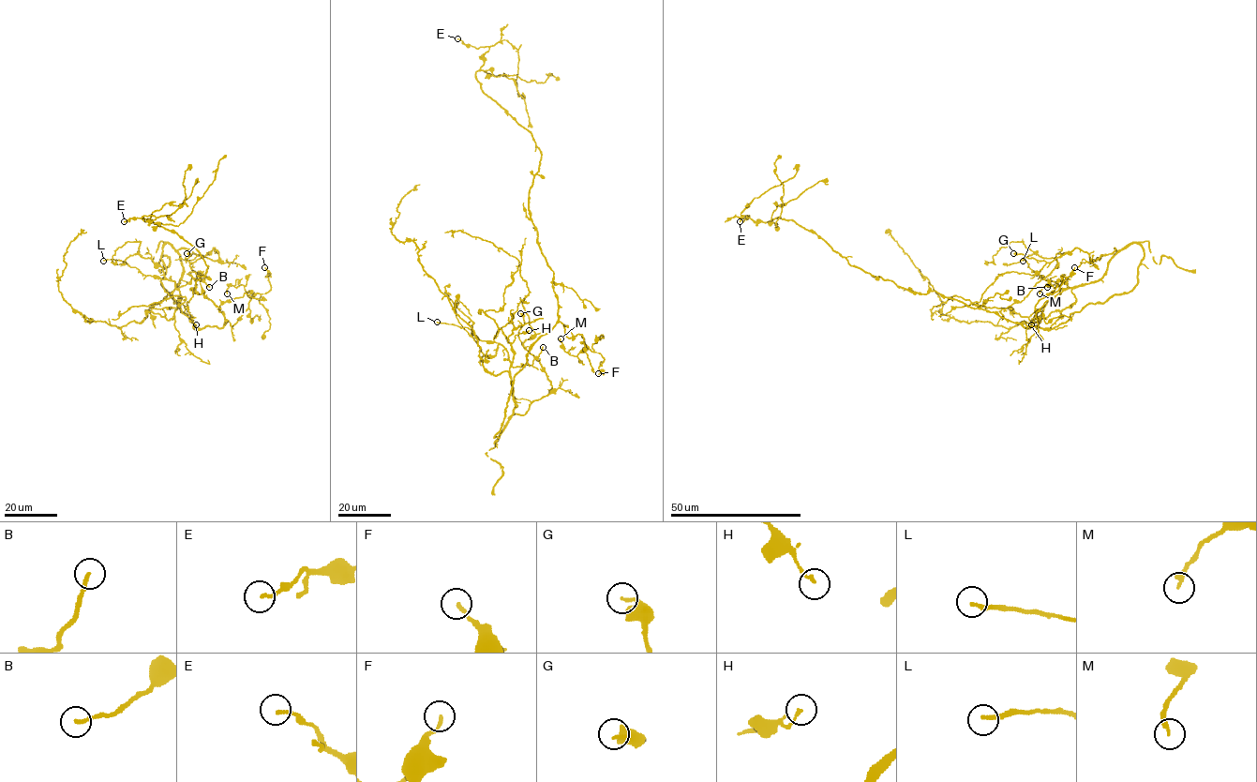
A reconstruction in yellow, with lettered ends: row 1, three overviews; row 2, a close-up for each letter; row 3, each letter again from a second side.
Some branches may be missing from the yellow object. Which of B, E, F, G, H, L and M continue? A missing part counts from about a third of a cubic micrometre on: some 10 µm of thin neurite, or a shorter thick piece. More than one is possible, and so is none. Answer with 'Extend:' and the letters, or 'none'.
Extend: F

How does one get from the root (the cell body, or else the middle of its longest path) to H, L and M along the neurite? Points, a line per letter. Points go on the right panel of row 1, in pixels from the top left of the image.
H: (1075, 311), (1130, 292), (1144, 248), (1134, 243), (1122, 248), (1099, 278), (1065, 288), (1031, 324)
L: (1075, 311), (1130, 292), (1144, 248), (1130, 243), (1099, 278), (1066, 288), (1023, 261)
M: (1075, 311), (1051, 329), (1025, 328), (1023, 322), (1038, 323), (1035, 305), (1056, 285), (1040, 293)

